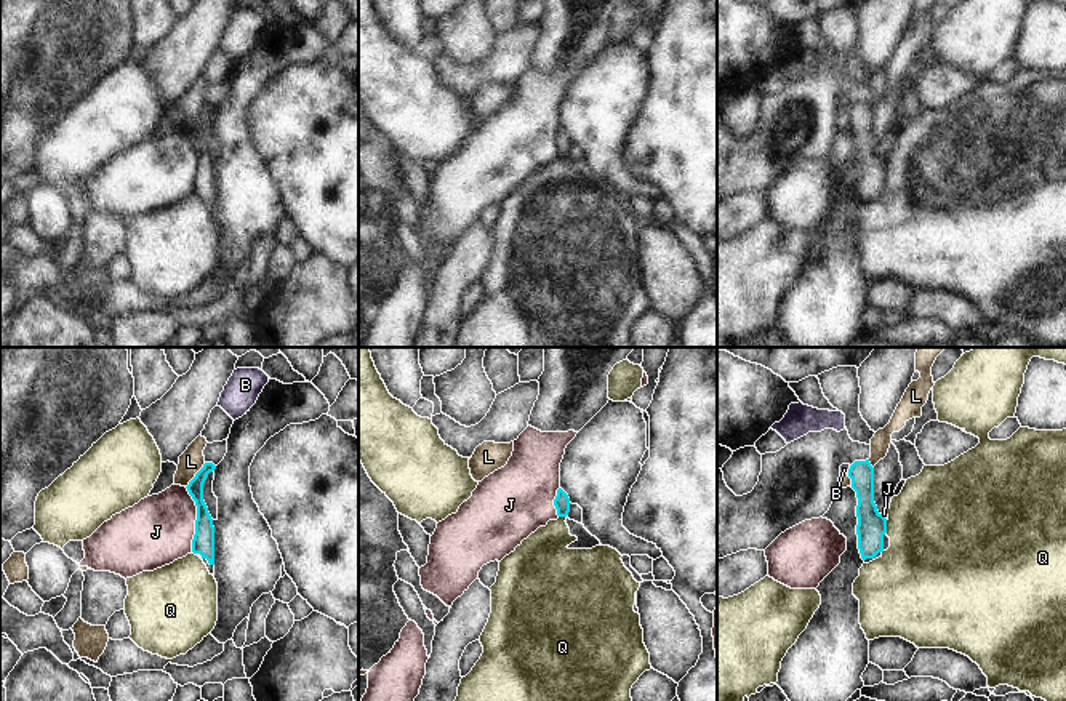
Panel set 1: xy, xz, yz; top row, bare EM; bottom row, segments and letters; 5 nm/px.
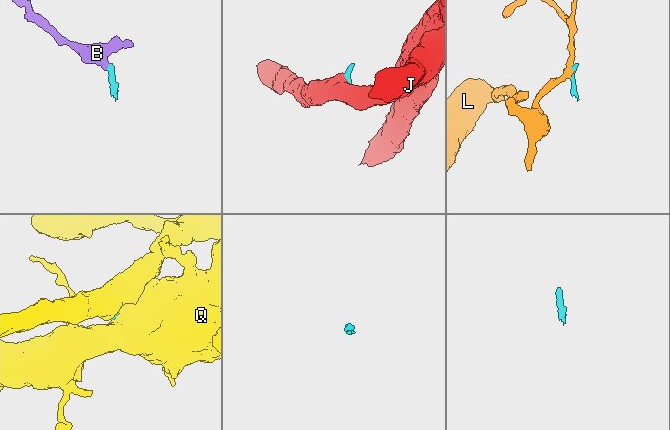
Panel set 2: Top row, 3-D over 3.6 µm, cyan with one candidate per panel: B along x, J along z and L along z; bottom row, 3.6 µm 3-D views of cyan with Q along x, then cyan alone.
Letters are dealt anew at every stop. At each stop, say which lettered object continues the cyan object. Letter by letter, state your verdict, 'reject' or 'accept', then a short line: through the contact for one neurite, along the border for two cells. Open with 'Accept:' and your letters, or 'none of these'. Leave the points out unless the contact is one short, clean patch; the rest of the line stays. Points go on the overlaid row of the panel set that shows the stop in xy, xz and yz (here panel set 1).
Accept: B
B: accept; line yz (861, 472), (849, 469), (844, 469)
J: reject; line xy (184, 487), (196, 506), (192, 551)
L: reject; line xy (205, 463), (186, 487)
Q: reject; line yz (885, 520), (887, 532)

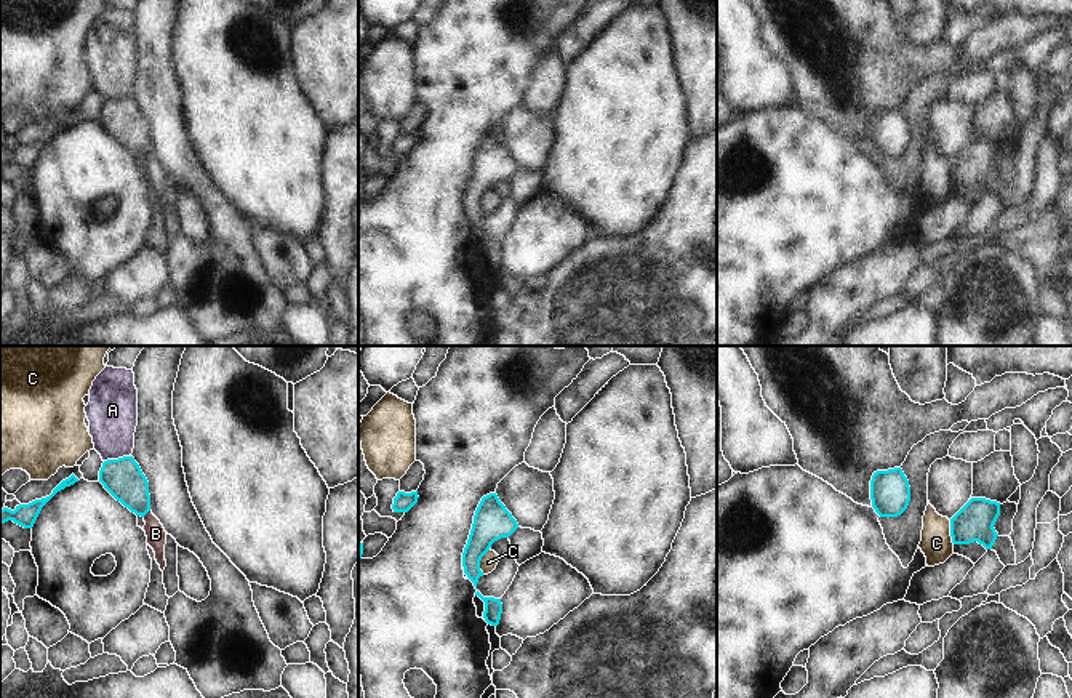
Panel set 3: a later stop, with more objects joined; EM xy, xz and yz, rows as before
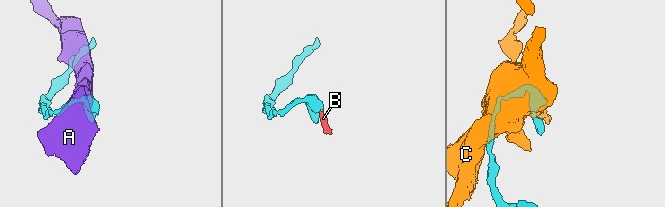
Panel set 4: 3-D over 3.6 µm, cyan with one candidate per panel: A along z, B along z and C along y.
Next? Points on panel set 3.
Accept: B
A: reject; line xy (130, 455), (104, 461)
B: accept; line xy (124, 479), (146, 513), (156, 533)
C: reject

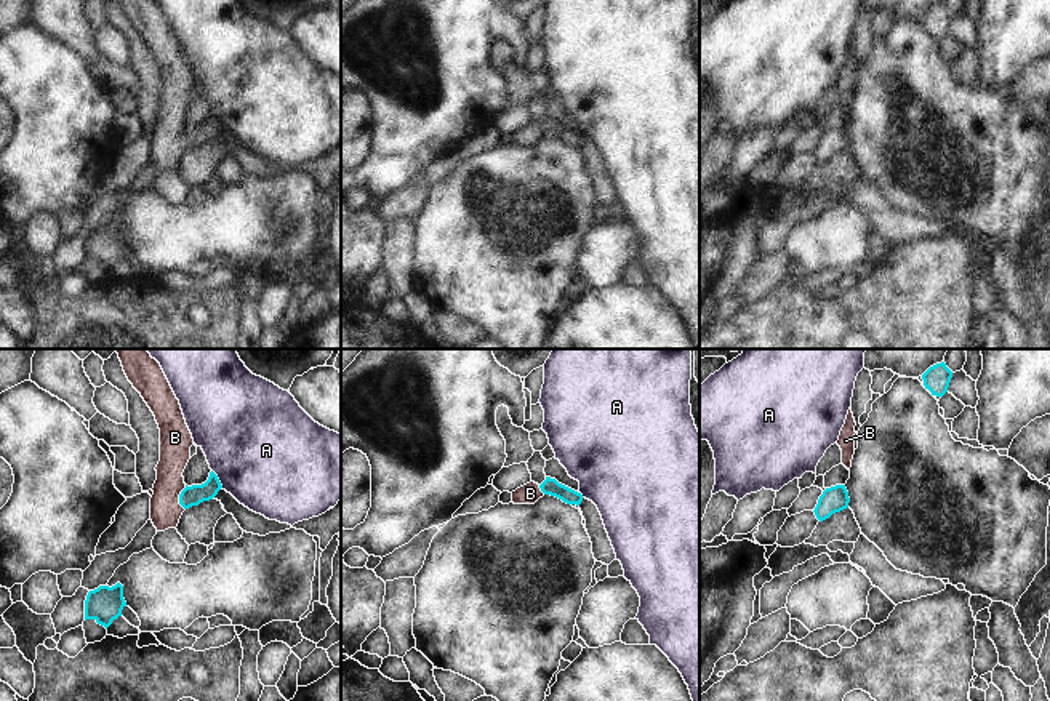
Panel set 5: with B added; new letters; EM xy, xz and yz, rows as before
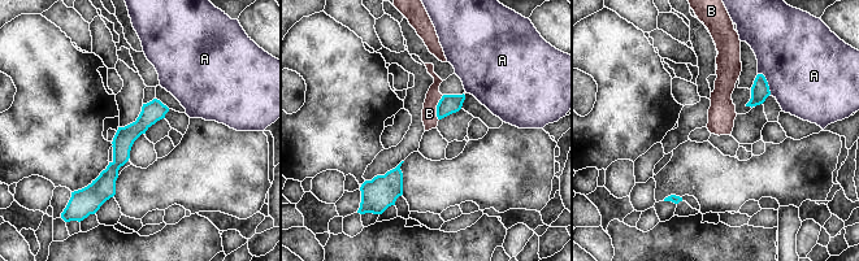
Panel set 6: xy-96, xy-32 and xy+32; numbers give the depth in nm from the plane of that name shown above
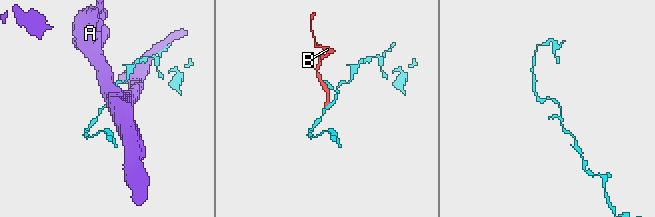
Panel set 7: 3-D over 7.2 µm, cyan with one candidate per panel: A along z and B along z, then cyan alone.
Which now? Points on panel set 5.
Accept: none of these
A: reject
B: reject; line xy (186, 485), (180, 495), (180, 504), (184, 509)

